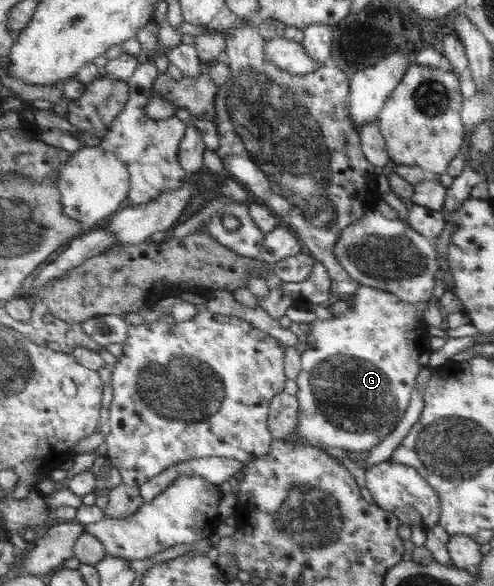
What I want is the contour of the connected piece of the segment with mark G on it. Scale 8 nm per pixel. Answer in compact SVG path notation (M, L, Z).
M361 284L359 290L352 298L341 301L338 299L329 307L332 318L327 320L318 318L316 322L308 324L310 332L308 332L307 341L305 342L307 347L301 355L302 372L308 374L309 386L300 388L300 394L298 394L301 407L301 412L299 413L299 428L297 429L297 433L300 436L298 442L303 442L304 444L309 444L309 446L320 449L332 447L353 452L370 452L400 425L400 422L404 419L405 413L412 402L418 372L420 372L423 367L428 367L430 355L433 353L433 350L430 349L429 346L430 334L426 330L427 324L424 321L424 310L426 310L429 304L435 304L440 308L437 300L410 304L410 302L404 302L404 300L400 300L396 294L382 290L382 288L372 288Z

